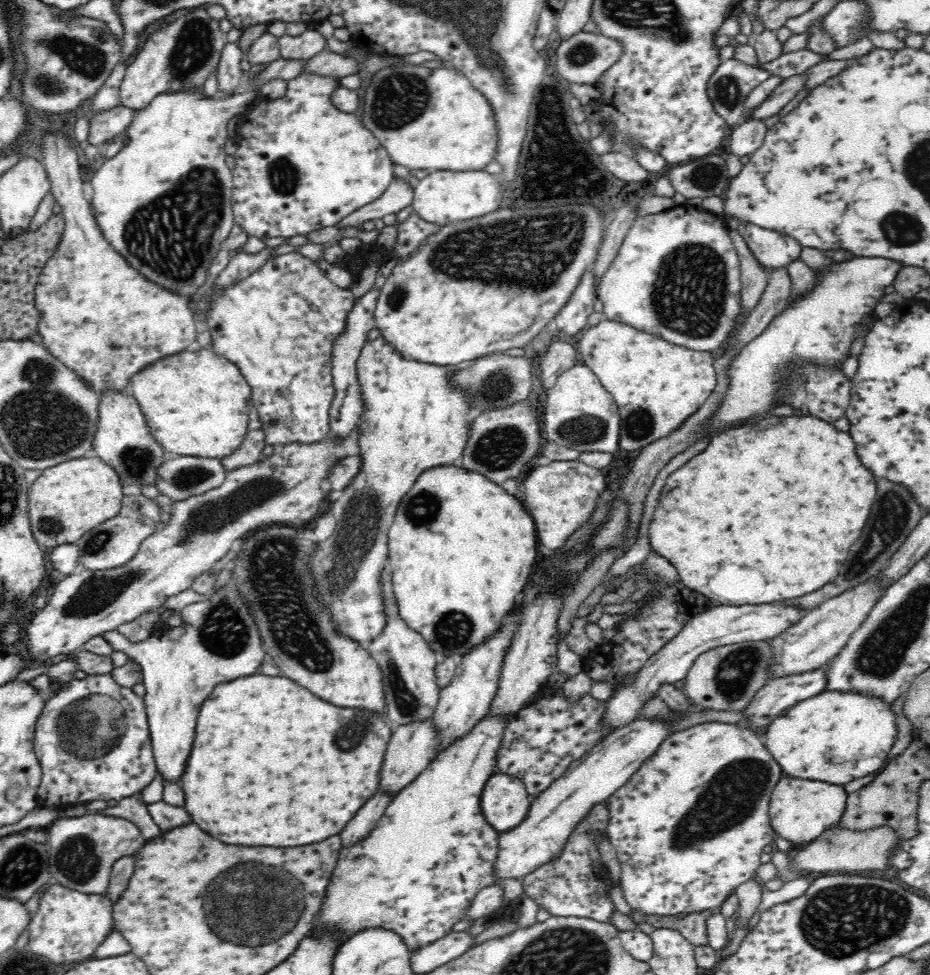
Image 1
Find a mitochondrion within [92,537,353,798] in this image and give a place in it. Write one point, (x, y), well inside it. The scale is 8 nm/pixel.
(223, 632)

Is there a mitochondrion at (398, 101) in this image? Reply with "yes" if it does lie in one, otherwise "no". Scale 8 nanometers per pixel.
yes

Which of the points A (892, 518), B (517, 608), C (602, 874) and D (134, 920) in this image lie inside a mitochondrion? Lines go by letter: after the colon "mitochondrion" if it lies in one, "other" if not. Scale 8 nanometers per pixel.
A: mitochondrion
B: other
C: other
D: other

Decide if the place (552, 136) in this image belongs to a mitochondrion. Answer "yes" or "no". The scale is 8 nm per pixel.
yes

